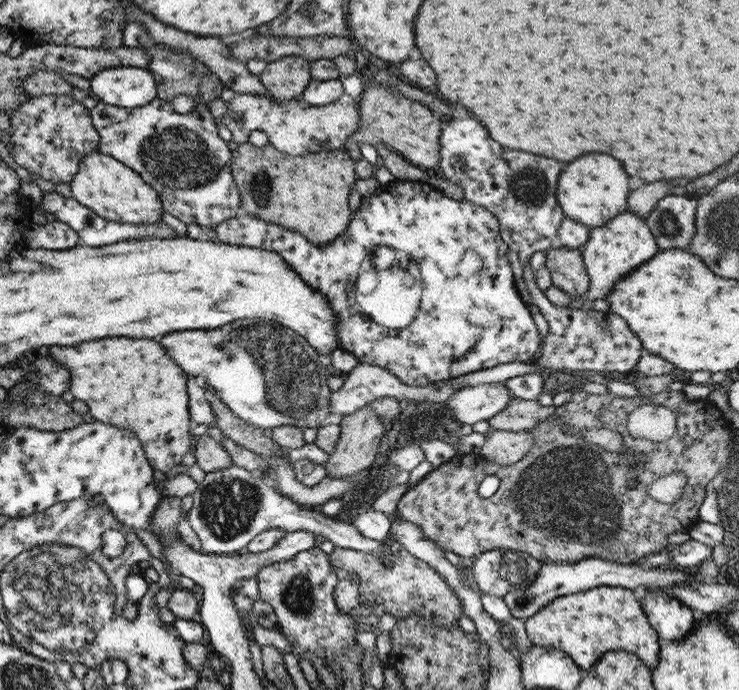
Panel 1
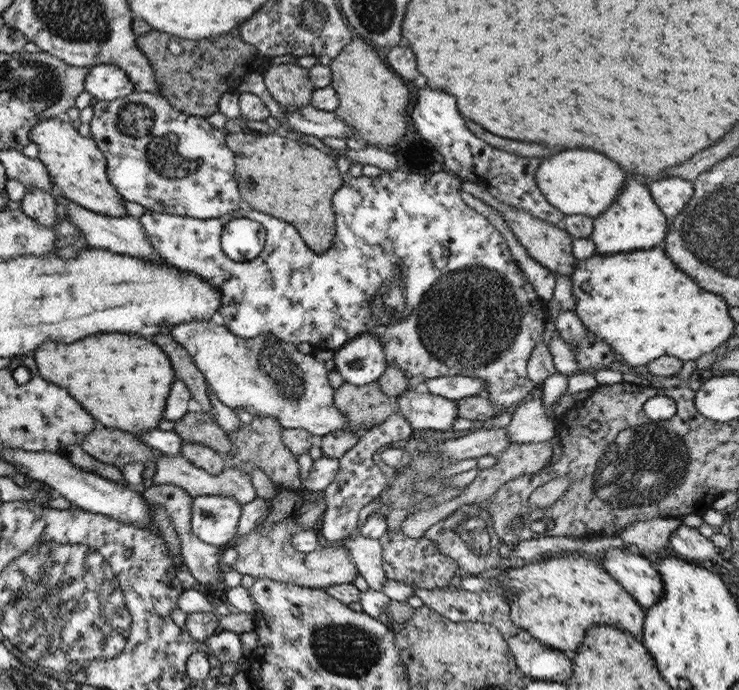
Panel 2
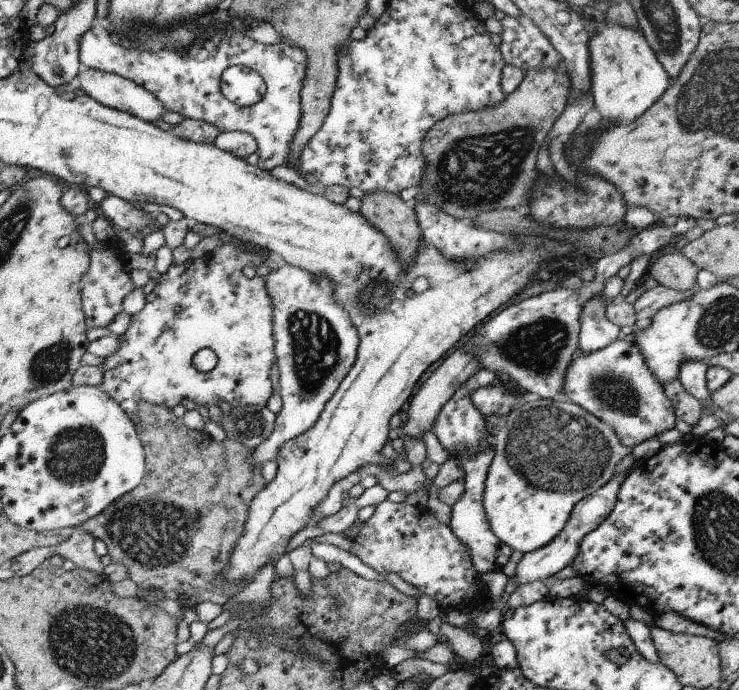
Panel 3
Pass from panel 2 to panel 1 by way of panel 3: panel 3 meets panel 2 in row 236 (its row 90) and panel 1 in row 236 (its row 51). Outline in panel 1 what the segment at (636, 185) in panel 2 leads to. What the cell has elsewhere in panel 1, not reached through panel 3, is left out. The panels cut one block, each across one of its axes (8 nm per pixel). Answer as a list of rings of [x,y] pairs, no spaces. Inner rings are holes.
[[[627,211],[614,216],[603,226],[590,229],[587,242],[580,249],[589,279],[589,288],[585,294],[587,301],[607,296],[619,278],[627,276],[659,250],[645,220]]]

